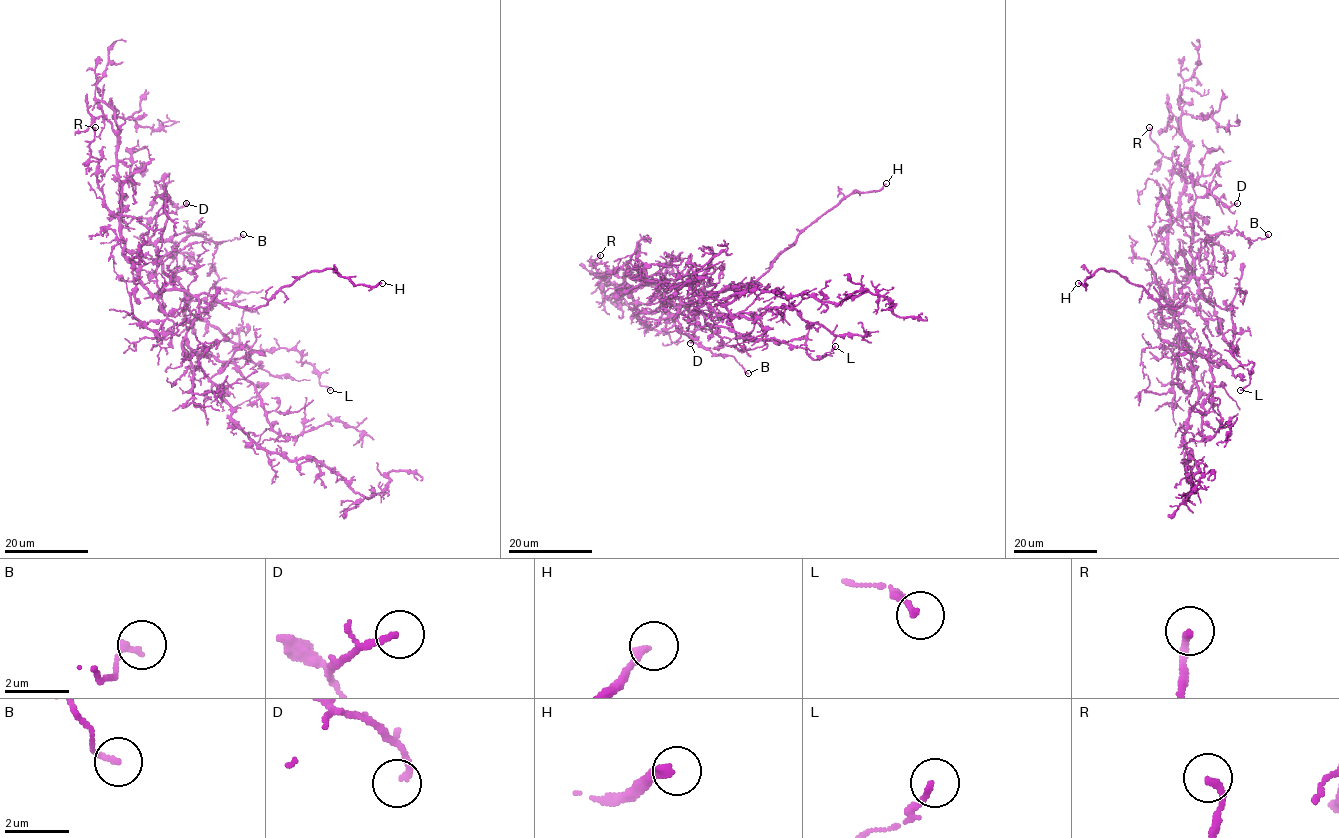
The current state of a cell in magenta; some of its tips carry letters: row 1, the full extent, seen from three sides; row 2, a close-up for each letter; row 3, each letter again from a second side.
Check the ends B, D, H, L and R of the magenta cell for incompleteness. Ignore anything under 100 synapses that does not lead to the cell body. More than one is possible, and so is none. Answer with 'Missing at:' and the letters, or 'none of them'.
Missing at: H

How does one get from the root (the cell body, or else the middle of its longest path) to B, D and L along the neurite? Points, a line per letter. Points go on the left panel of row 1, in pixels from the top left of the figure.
B: (196, 316), (198, 299), (174, 286), (163, 271), (161, 259), (191, 233), (188, 230), (215, 242), (243, 234)
D: (196, 316), (198, 299), (174, 286), (156, 250), (167, 219), (165, 193), (178, 207), (186, 203)
L: (196, 316), (198, 299), (188, 287), (186, 306), (195, 318), (253, 350), (297, 350), (330, 390)

